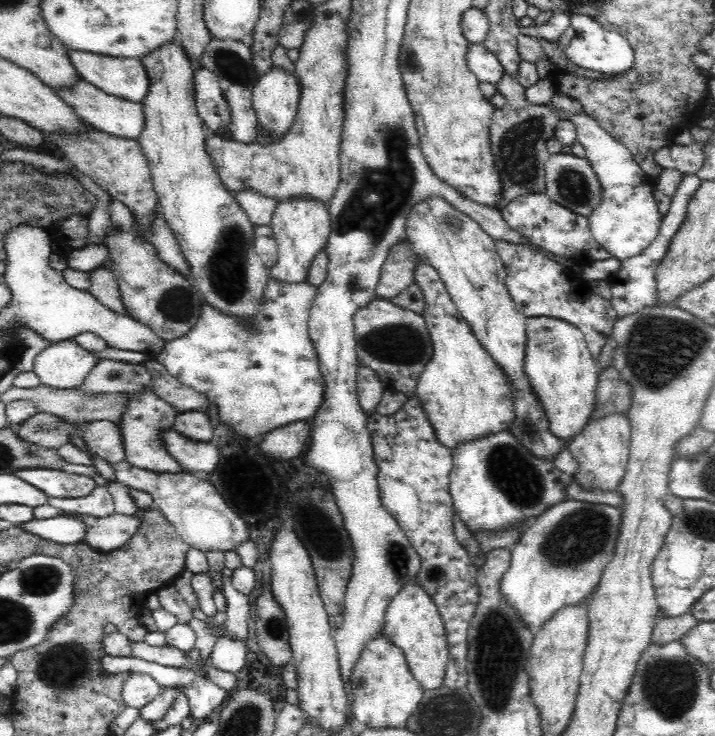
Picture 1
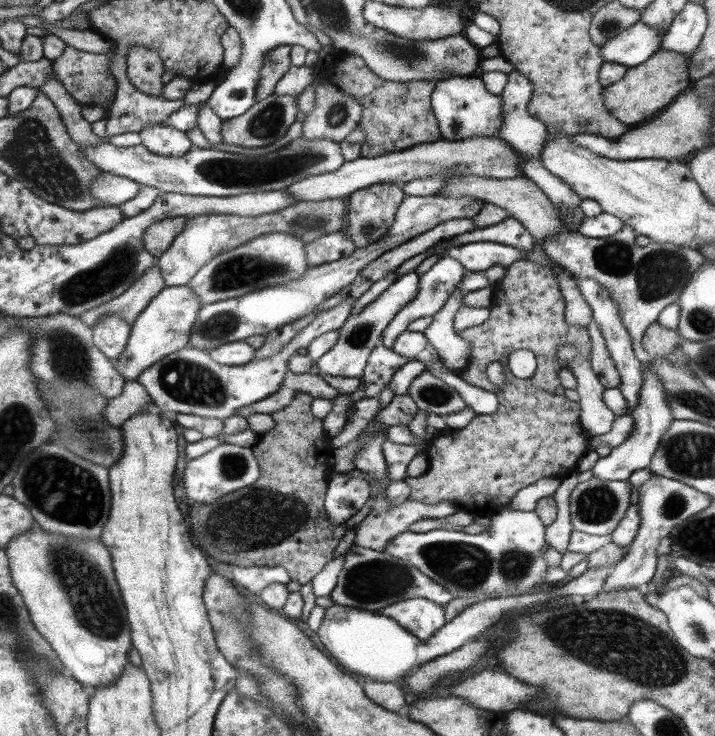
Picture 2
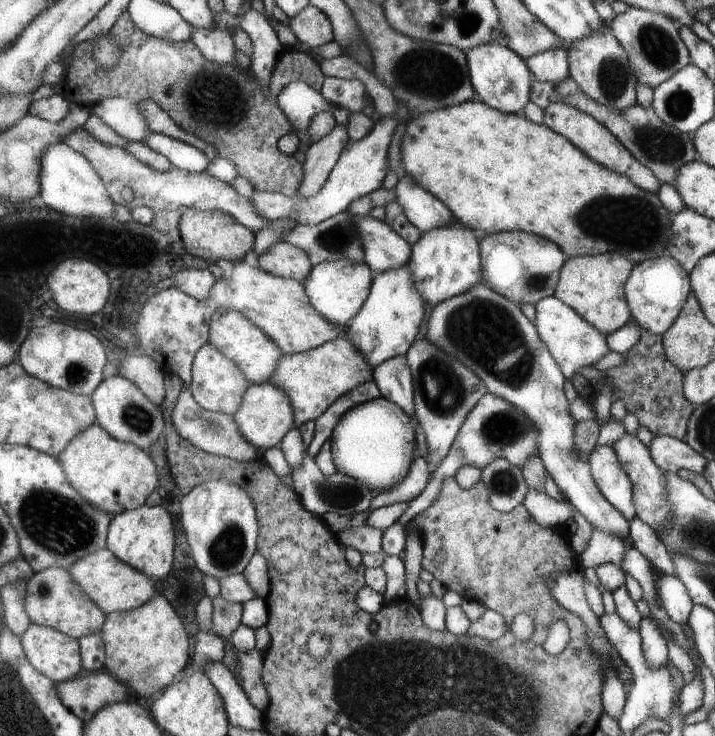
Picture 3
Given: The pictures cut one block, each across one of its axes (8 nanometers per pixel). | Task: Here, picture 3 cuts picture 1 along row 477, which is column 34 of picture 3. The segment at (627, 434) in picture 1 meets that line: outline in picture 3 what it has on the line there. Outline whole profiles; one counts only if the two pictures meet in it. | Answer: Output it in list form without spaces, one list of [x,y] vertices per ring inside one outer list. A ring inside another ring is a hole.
[[[49,567],[33,575],[28,582],[25,610],[32,623],[56,628],[77,639],[90,634],[102,634],[108,619],[108,615],[91,600],[69,569],[63,567]]]

